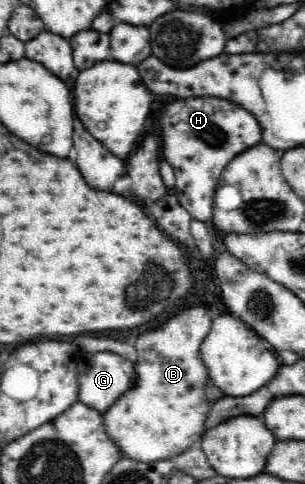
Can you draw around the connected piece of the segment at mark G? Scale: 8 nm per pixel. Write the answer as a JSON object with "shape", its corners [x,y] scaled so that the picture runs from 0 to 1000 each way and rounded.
{"shape":[[[321,727],[308,740],[292,740],[289,756],[282,756],[282,736],[275,736],[269,756],[275,760],[262,764],[269,773],[259,773],[256,829],[331,853],[354,847],[407,810],[420,810],[439,795],[433,781],[446,777],[446,769],[436,748],[380,729]]]}

